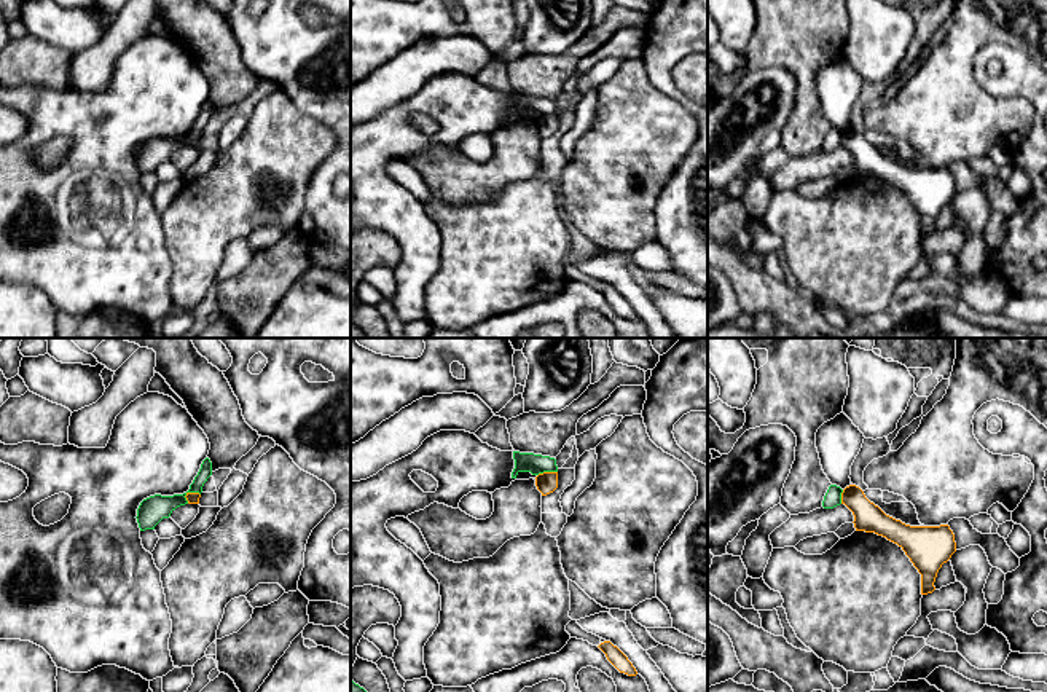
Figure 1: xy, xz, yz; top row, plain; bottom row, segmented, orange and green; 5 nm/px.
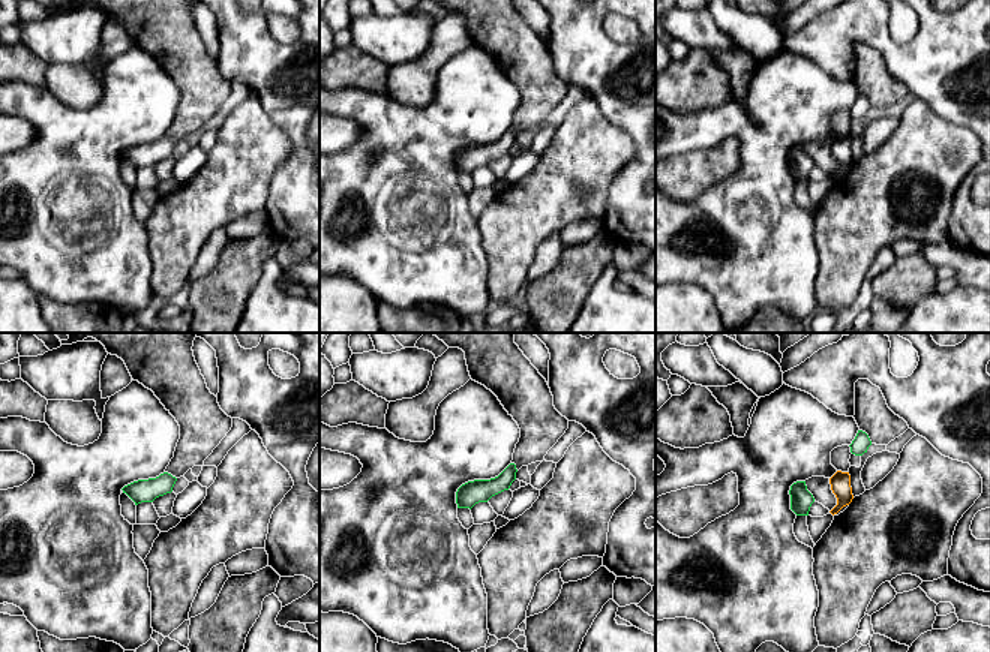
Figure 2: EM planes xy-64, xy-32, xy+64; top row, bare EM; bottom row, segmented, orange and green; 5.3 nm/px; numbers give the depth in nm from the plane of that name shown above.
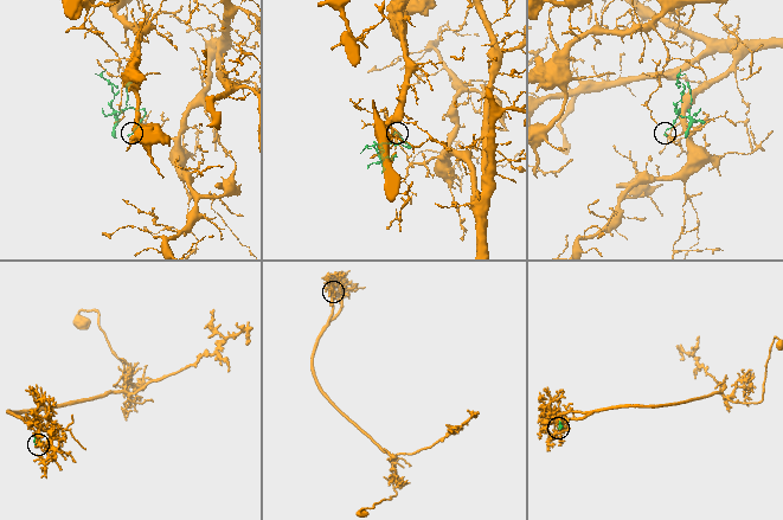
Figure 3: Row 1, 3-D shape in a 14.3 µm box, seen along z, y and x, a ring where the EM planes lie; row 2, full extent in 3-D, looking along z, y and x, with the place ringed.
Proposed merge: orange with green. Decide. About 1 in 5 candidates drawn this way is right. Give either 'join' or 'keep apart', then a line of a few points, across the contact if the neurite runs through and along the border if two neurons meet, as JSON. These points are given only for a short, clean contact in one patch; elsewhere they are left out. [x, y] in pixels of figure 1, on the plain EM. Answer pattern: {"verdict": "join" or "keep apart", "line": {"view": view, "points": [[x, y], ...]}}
{"verdict": "keep apart", "line": {"view": "xz", "points": [[556, 114], [544, 114], [537, 118]]}}

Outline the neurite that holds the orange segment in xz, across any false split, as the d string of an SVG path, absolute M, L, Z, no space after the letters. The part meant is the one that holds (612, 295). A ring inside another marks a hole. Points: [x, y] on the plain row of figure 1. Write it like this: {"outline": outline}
{"outline": "M604 284L598 289L607 300L607 303L620 314L628 319L636 319L637 314L633 309L633 306L628 303L628 300L610 284Z"}

